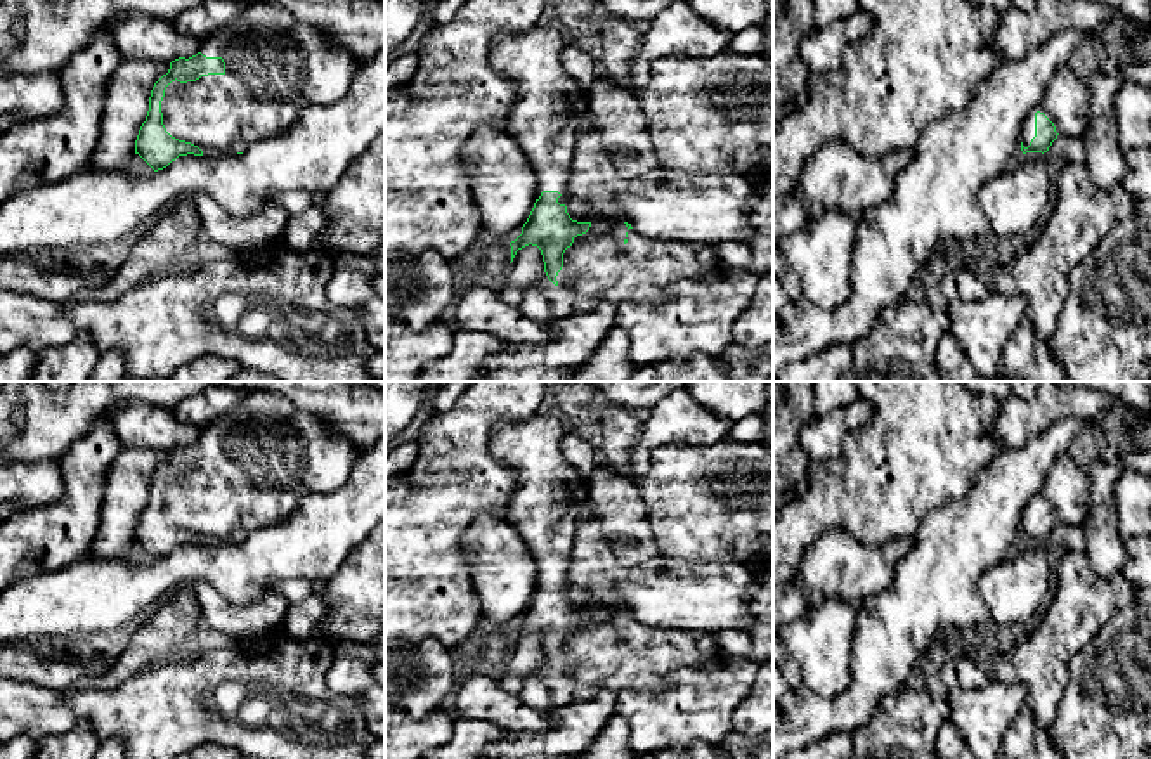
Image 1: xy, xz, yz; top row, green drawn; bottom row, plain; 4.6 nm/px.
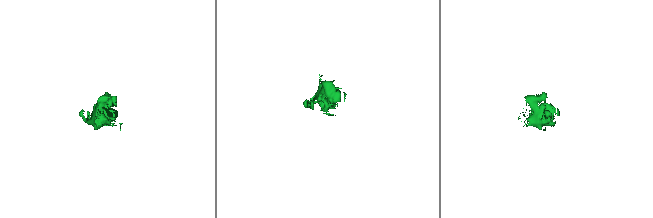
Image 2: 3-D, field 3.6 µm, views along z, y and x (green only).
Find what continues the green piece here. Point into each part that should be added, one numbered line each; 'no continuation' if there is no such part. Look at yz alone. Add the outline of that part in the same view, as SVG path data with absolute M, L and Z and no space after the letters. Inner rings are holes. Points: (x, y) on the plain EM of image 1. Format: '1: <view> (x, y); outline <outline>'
1: yz (1065, 491); outline M1063 452L1052 463L1044 485L1028 501L1023 516L1021 530L1030 534L1035 525L1035 501L1044 501L1056 515L1059 523L1082 527L1090 511L1090 490L1087 471L1078 468L1076 463Z

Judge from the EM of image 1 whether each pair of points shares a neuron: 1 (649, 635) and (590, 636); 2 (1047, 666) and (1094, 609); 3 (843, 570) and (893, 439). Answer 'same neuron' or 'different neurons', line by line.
1: same neuron
2: same neuron
3: different neurons

